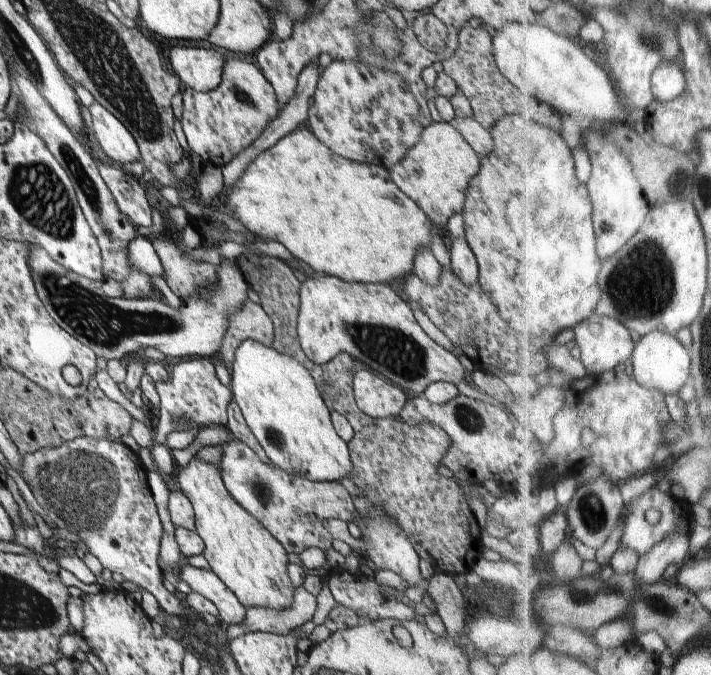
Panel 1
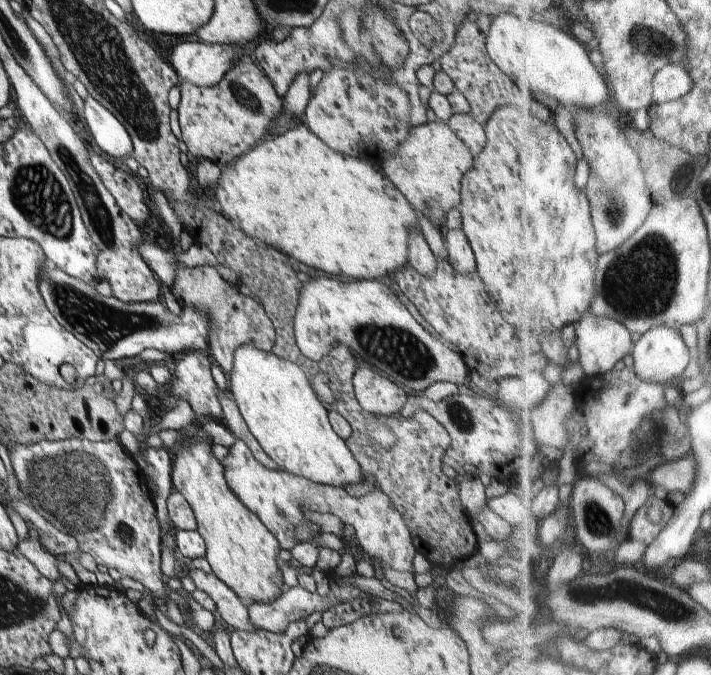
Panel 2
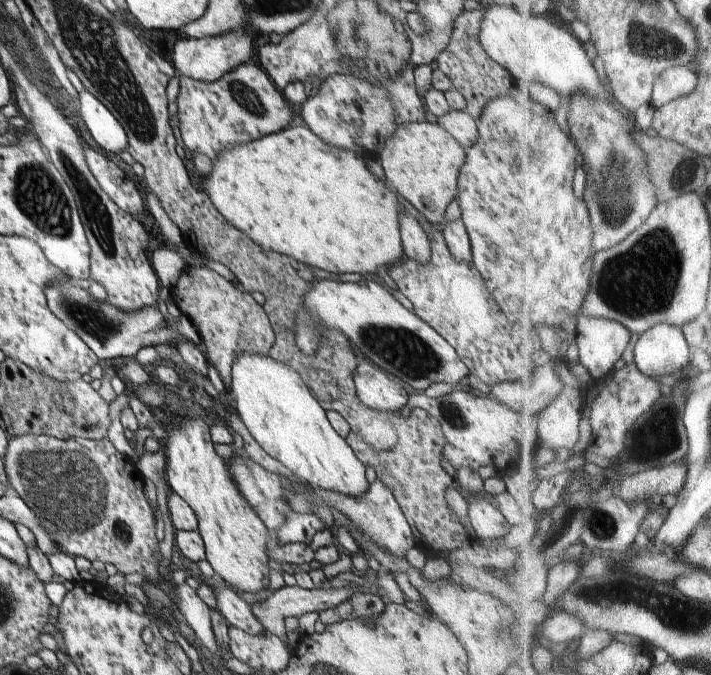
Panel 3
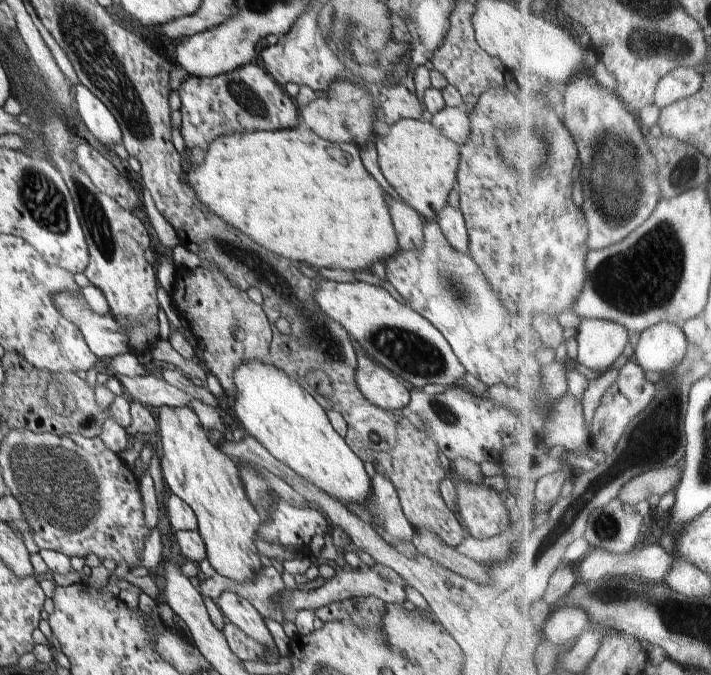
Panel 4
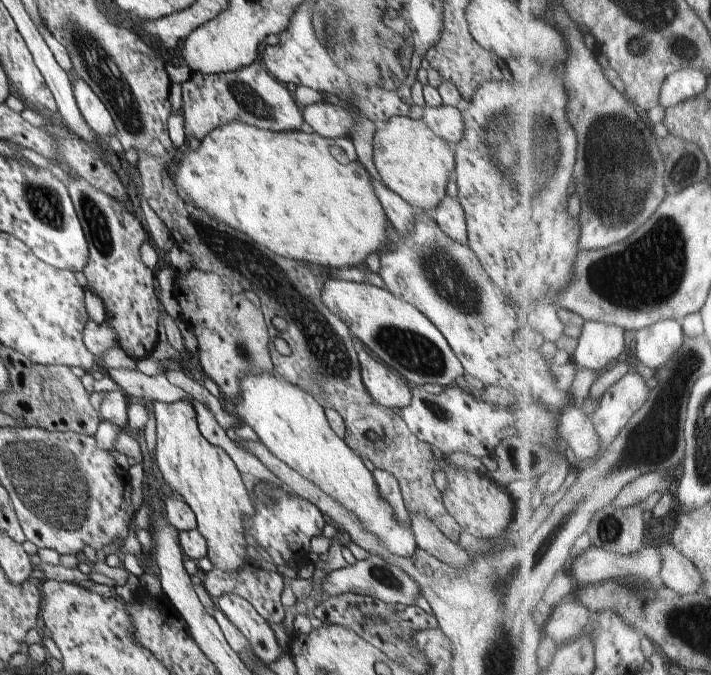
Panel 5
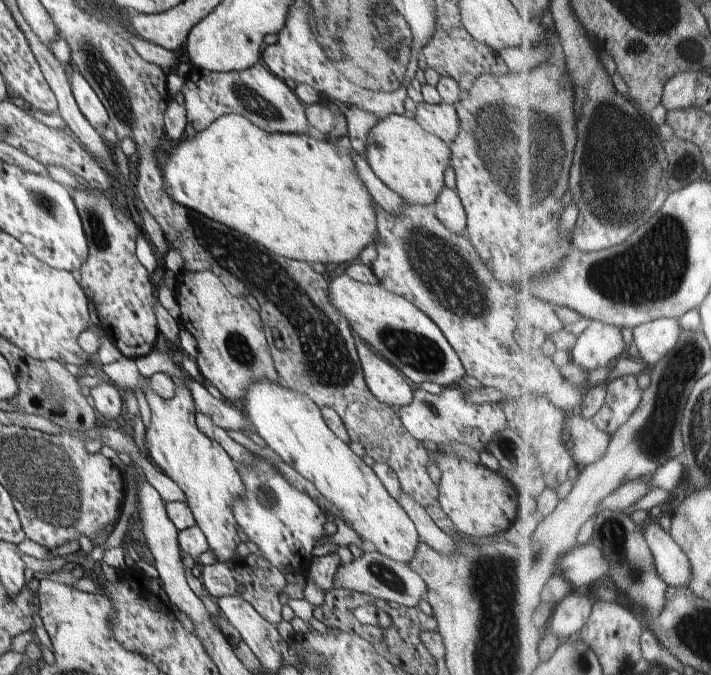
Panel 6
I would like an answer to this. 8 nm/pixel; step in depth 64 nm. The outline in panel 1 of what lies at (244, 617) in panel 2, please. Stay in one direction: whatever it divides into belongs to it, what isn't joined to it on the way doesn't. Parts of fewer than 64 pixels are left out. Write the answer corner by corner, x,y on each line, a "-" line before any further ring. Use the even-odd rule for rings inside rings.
192,565
181,568
178,576
188,586
204,598
207,598
219,610
219,619
230,625
244,620
247,608
236,598
236,595
214,574
206,569

